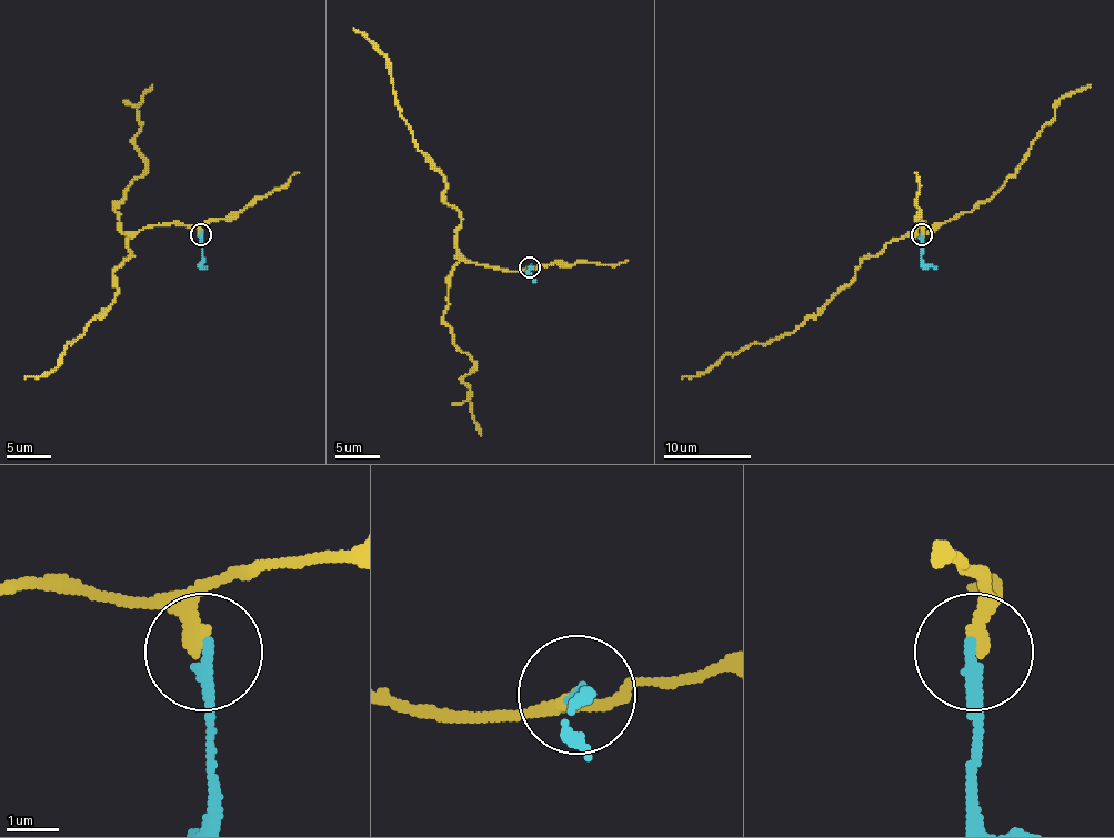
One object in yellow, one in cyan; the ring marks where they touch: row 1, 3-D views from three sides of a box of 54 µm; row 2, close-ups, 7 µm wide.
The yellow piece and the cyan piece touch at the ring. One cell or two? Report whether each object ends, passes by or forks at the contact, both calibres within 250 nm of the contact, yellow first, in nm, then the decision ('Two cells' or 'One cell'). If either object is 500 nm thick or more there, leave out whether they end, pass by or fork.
At the ring yellow passes by. At the ring cyan ends. Thickness 200 nm (yellow) against 240 nm. Two cells

